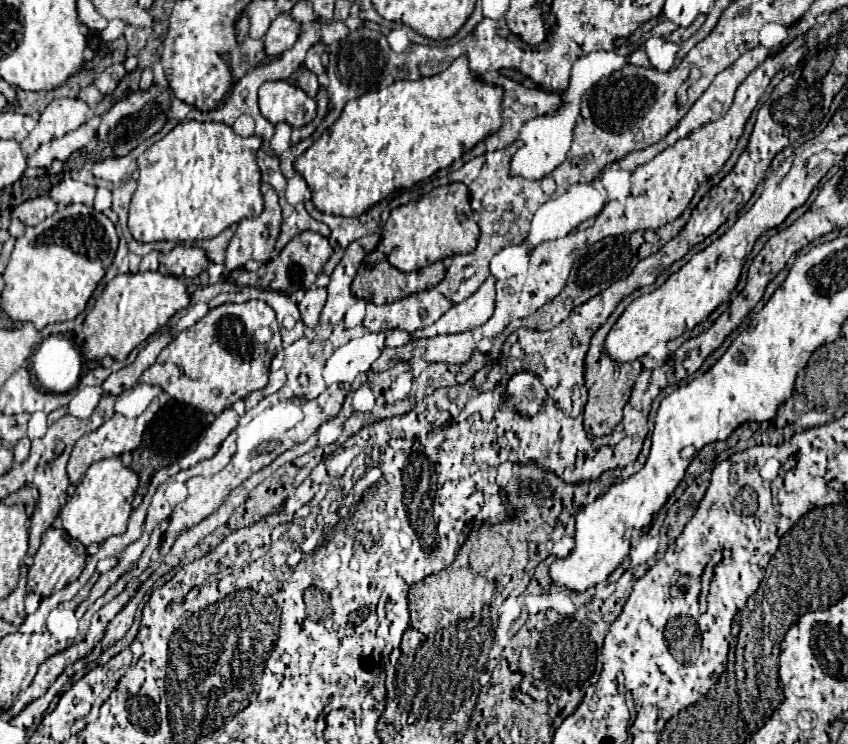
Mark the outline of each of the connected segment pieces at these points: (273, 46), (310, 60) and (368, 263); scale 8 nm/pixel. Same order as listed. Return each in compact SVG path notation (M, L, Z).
M289 14L277 16L265 34L267 54L269 56L283 54L285 50L289 50L295 44L295 40L299 38L301 32L303 32L303 26L293 16L289 16Z
M315 44L315 46L307 52L307 56L305 56L305 66L307 66L313 74L317 74L317 76L325 72L325 68L323 68L323 64L321 64L323 52L325 52L325 46L323 46L323 44Z
M373 250L363 258L351 284L353 296L373 304L395 302L413 292L417 292L417 272L407 274L393 268L381 250Z

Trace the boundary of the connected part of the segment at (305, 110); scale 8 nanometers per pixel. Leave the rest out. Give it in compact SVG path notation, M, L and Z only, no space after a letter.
M285 80L265 82L259 88L261 114L271 122L287 122L293 128L307 126L315 118L315 100Z

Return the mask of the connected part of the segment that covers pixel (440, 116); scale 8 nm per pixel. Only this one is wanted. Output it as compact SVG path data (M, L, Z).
M461 56L437 76L415 82L401 80L385 90L369 92L357 100L351 100L339 120L295 160L295 170L305 178L317 210L335 216L359 216L359 212L367 212L367 208L373 208L395 190L409 188L437 170L451 166L453 160L461 158L477 142L497 132L503 122L501 98L503 90L483 84L469 70L467 56Z

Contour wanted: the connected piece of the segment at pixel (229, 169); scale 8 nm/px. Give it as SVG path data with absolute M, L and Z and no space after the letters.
M181 122L165 138L149 146L139 158L137 190L129 206L129 230L137 242L195 242L215 238L219 232L237 224L243 218L255 218L263 210L263 196L259 192L261 174L257 166L257 150L261 138L237 136L221 122Z

